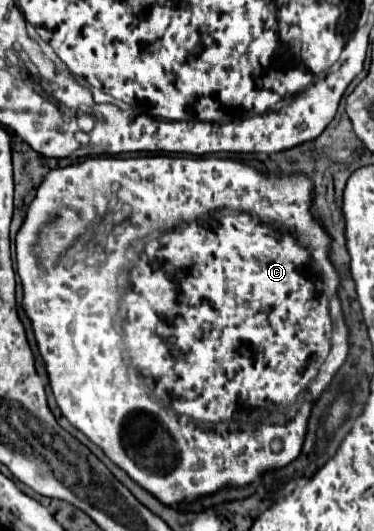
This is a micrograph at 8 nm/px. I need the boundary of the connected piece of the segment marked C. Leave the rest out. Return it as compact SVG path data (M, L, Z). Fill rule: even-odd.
M165 155L137 158L96 156L87 157L78 164L72 164L66 168L52 170L42 180L36 192L36 198L32 200L26 212L24 224L16 236L16 262L18 262L18 274L24 288L22 306L28 318L32 320L38 350L46 362L50 386L56 396L58 408L68 418L68 422L80 432L84 432L98 448L102 448L114 464L126 470L126 474L132 480L136 480L142 488L146 488L150 494L154 494L160 502L168 506L176 506L178 502L184 502L184 500L188 502L196 500L198 496L212 494L228 484L246 486L248 482L256 480L262 472L274 470L292 462L300 454L300 444L304 442L306 422L308 422L312 402L322 394L322 390L328 384L332 383L332 376L335 376L346 360L348 328L342 320L341 303L337 295L340 279L334 265L330 264L329 250L332 239L326 236L324 228L308 212L310 192L312 192L312 180L304 176L296 176L296 174L264 176L258 170L242 164L242 161L238 159ZM168 230L172 230L172 236L178 236L178 242L168 242L168 238L160 238ZM296 394L300 394L296 414L286 422L280 422L280 424L252 422L248 418L244 428L236 432L226 432L226 438L224 438L224 432L208 430L212 426L228 424L236 410L260 408L266 404L280 406L280 402L292 402ZM163 396L171 396L172 408L178 414L172 408L164 406Z

